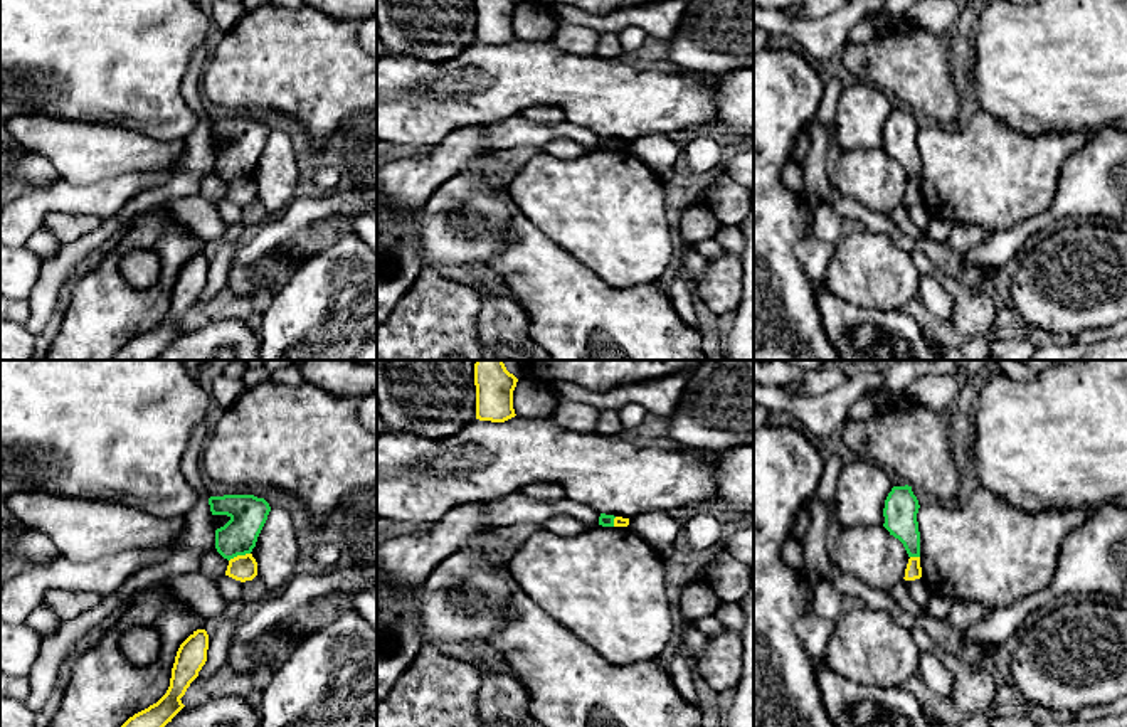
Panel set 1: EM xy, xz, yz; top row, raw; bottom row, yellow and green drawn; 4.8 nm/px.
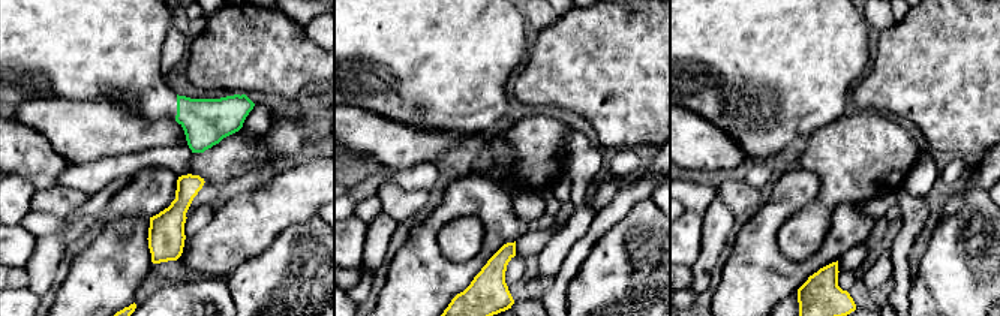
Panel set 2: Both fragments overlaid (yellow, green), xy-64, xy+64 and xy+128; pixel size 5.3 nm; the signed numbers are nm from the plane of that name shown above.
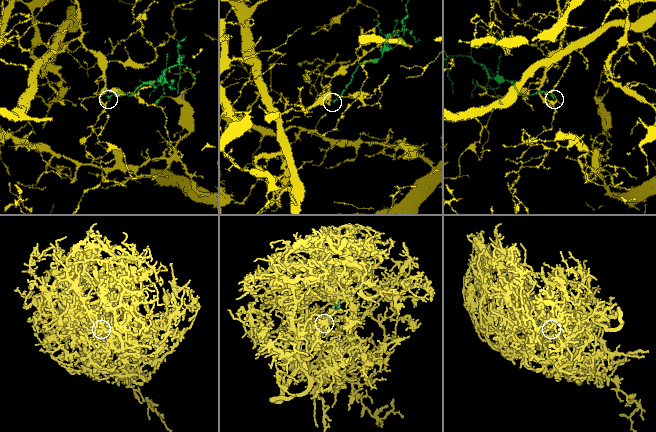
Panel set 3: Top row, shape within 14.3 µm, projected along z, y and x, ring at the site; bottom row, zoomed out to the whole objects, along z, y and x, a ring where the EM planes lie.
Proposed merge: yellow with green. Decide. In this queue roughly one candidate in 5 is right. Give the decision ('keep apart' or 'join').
keep apart

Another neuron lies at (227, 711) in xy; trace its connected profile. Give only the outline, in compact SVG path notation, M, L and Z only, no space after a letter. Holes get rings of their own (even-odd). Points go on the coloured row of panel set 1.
M249 697L210 698L198 707L183 707L165 727L261 727L259 707Z

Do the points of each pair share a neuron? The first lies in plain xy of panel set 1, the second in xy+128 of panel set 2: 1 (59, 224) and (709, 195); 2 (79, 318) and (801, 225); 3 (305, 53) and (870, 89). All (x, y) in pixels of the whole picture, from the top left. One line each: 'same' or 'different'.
1: different
2: different
3: same

